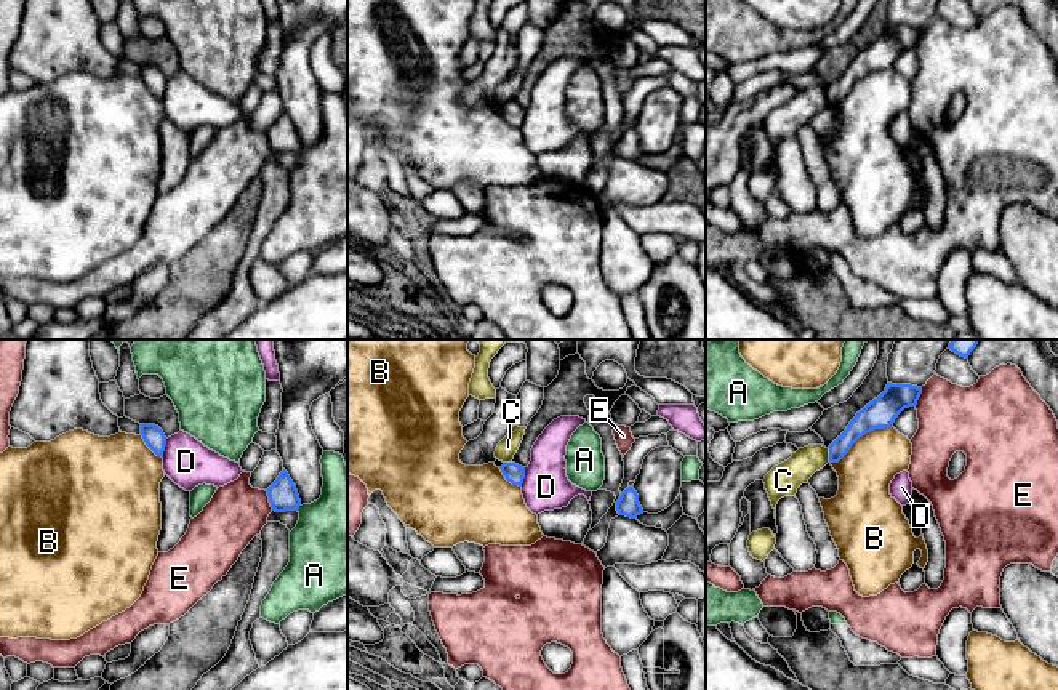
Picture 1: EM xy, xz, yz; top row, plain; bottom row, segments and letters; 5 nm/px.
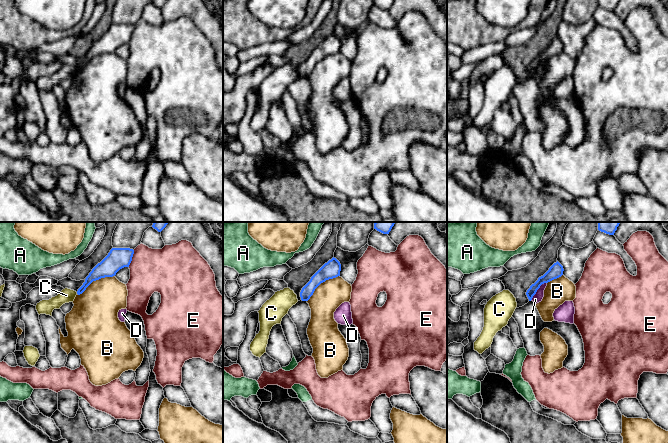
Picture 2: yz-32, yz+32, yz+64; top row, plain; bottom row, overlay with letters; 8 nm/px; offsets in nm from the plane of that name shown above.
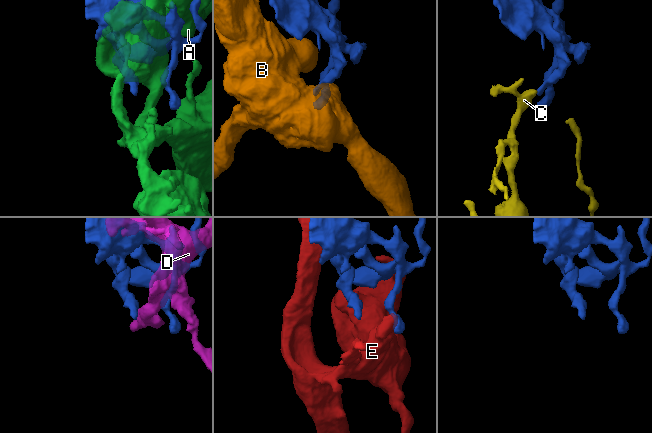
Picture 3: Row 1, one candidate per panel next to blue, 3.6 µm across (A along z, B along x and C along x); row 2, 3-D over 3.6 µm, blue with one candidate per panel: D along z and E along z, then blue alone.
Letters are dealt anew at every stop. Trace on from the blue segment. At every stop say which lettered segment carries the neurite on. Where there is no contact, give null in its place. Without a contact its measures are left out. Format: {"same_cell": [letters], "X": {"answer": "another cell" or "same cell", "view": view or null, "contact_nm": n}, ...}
{"same_cell": [], "A": {"answer": "another cell", "view": "xy", "contact_nm": 40}, "B": {"answer": "another cell", "view": "yz", "contact_nm": 360}, "C": {"answer": "another cell", "view": "yz", "contact_nm": 70}, "D": {"answer": "another cell", "view": "xy", "contact_nm": 100}, "E": {"answer": "another cell", "view": "xy", "contact_nm": 110}}

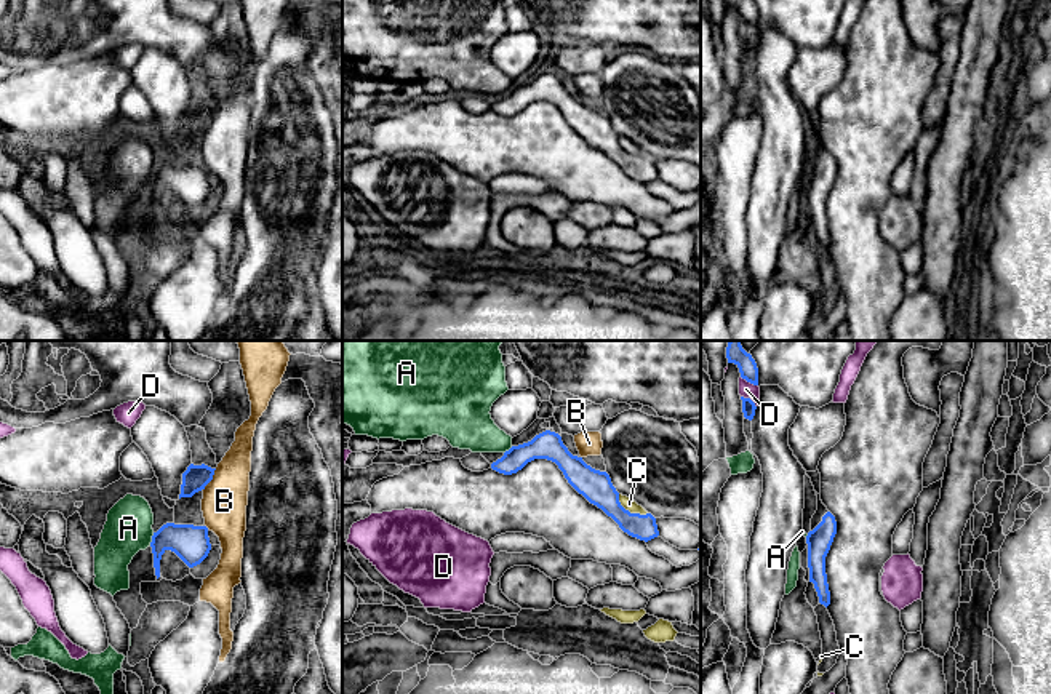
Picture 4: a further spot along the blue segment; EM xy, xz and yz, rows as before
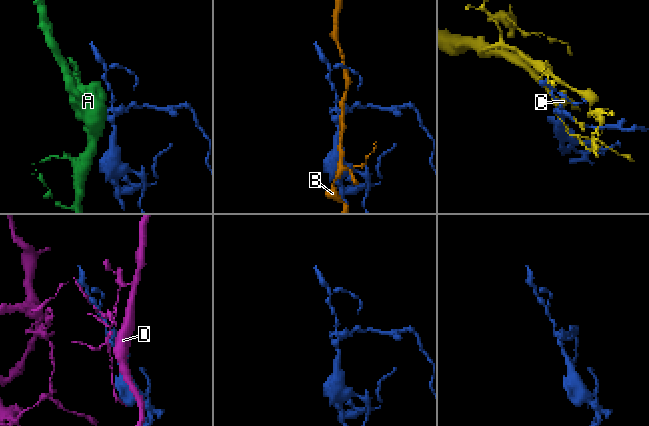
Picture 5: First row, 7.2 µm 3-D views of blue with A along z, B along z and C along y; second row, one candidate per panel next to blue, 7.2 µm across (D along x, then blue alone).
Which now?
{"same_cell": ["D"], "A": {"answer": "another cell", "view": "xy", "contact_nm": 70}, "B": {"answer": "another cell", "view": "xy", "contact_nm": 130}, "C": {"answer": "another cell", "view": "xz", "contact_nm": 180}, "D": {"answer": "same cell", "view": "yz", "contact_nm": 100}}

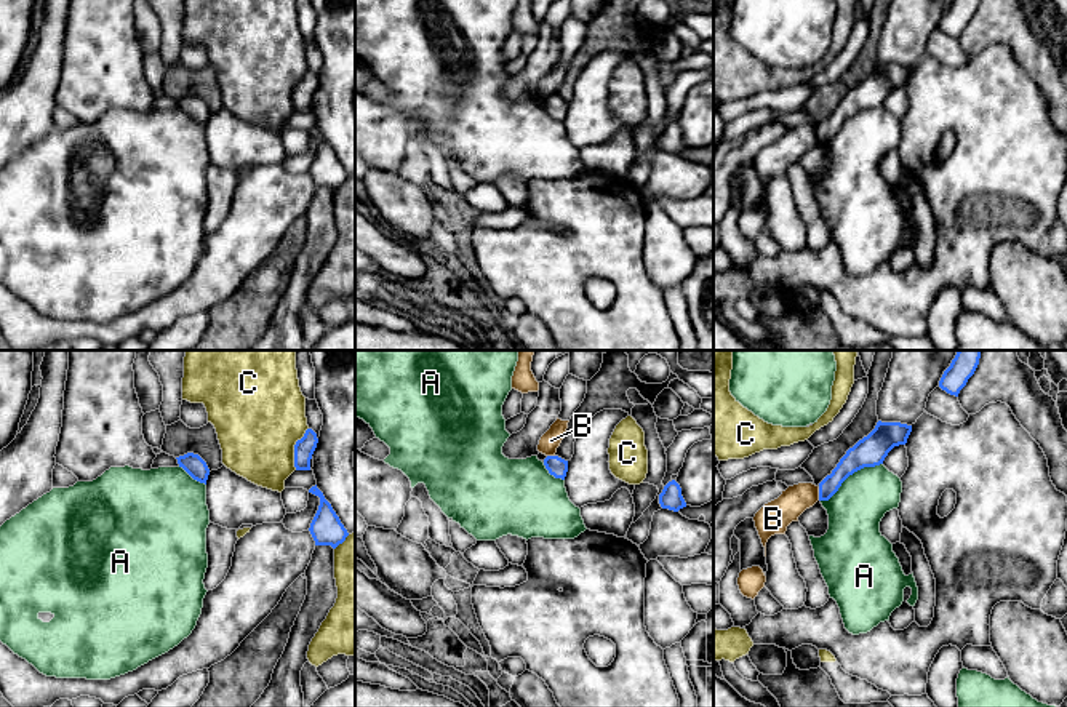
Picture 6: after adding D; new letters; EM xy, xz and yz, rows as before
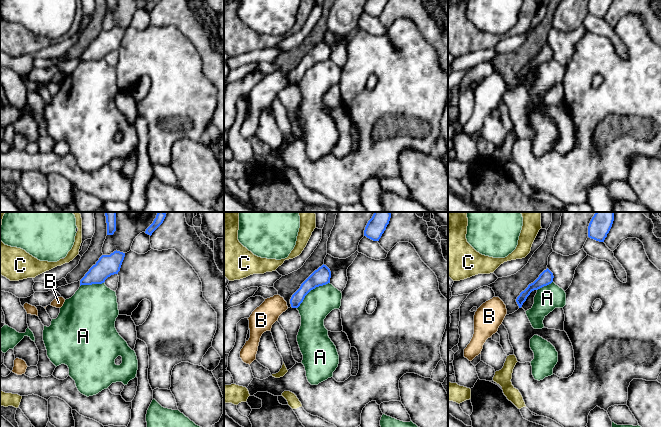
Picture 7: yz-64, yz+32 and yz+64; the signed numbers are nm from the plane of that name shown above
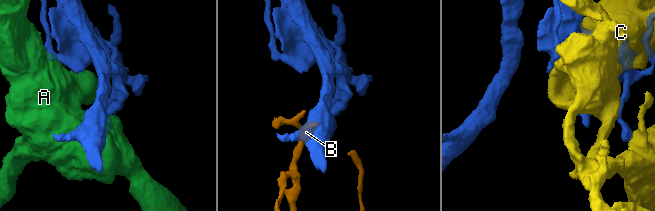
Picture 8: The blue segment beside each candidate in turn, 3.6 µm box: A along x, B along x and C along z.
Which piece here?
{"same_cell": [], "A": {"answer": "another cell", "view": "yz", "contact_nm": 360}, "B": {"answer": "another cell", "view": "yz", "contact_nm": 70}, "C": {"answer": "another cell", "view": "xy", "contact_nm": 220}}

